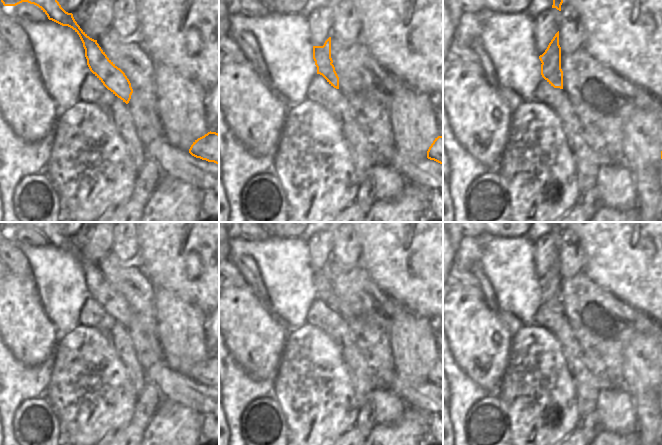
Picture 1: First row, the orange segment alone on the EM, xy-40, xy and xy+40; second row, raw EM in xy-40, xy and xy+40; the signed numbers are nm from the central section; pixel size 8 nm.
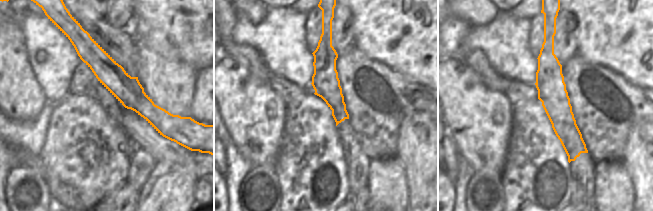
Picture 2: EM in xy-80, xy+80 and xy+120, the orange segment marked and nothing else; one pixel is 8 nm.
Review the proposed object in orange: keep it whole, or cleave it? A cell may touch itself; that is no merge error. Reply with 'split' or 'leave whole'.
split

